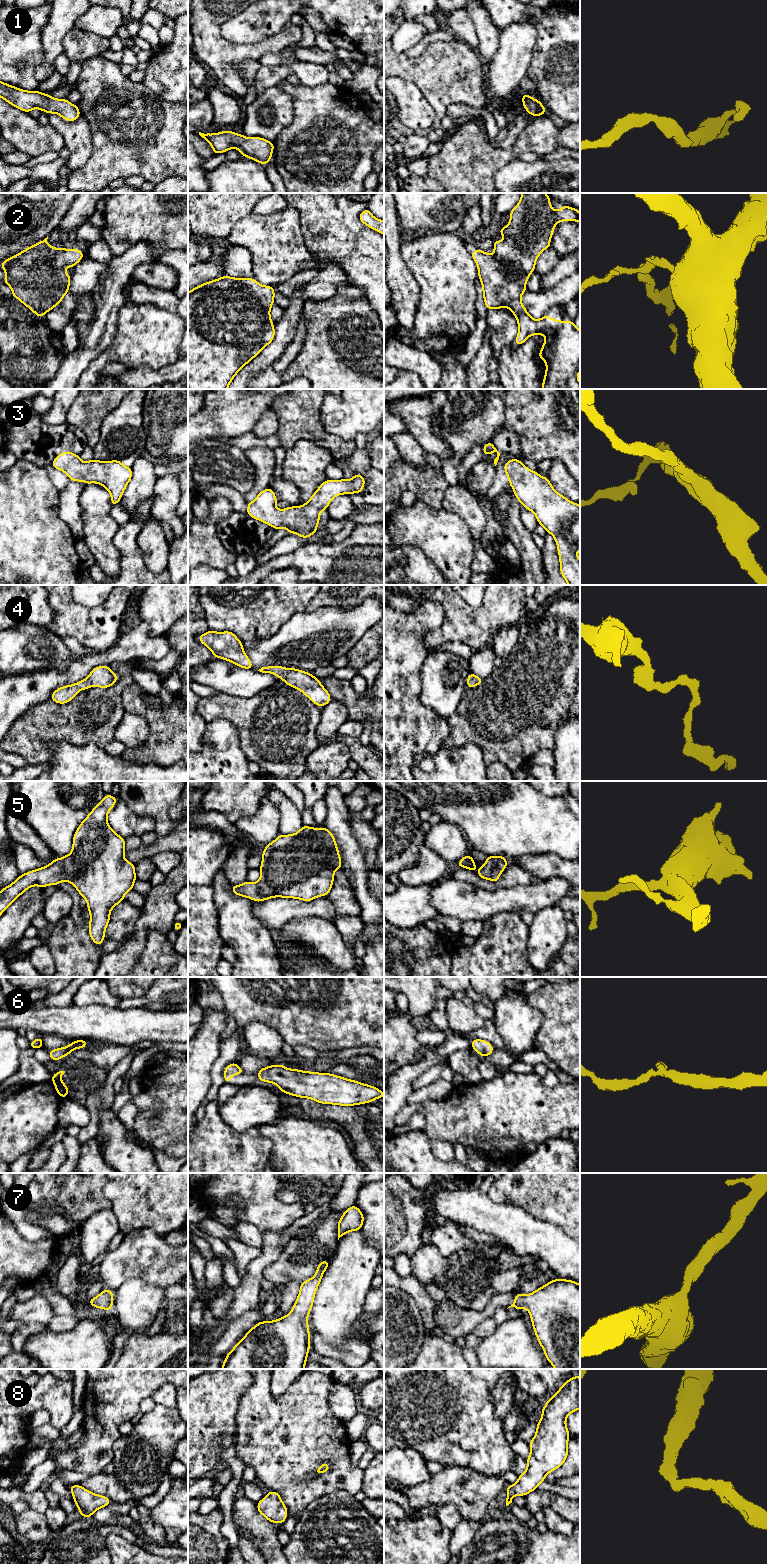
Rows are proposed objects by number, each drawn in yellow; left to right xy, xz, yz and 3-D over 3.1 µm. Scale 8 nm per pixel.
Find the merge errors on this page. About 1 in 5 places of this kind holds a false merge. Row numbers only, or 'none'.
none

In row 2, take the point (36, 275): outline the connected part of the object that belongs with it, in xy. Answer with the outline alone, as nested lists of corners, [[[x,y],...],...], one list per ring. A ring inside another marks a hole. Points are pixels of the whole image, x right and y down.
[[[48,237],[26,248],[0,265],[6,272],[3,281],[12,289],[12,296],[31,309],[38,317],[43,317],[62,301],[69,290],[71,281],[71,277],[64,271],[64,268],[75,267],[84,257],[84,253],[76,248],[50,247],[47,239]]]

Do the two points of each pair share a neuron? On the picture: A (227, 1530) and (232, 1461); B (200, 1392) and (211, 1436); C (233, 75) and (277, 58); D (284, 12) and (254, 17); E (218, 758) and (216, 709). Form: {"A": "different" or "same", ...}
{"A": "same", "B": "same", "C": "different", "D": "same", "E": "different"}

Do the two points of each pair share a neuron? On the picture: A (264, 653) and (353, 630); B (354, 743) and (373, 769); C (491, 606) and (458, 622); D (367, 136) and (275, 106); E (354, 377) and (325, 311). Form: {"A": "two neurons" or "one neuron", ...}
{"A": "one neuron", "B": "one neuron", "C": "one neuron", "D": "two neurons", "E": "one neuron"}

